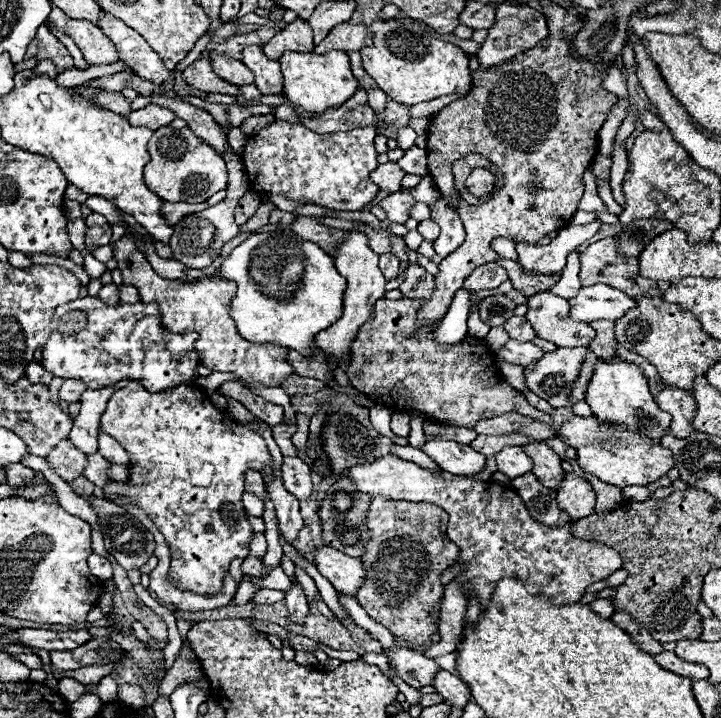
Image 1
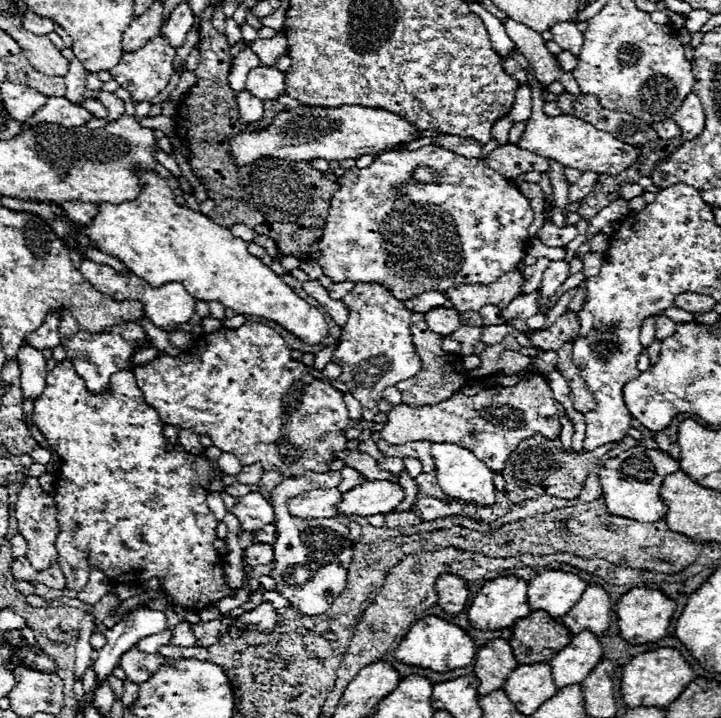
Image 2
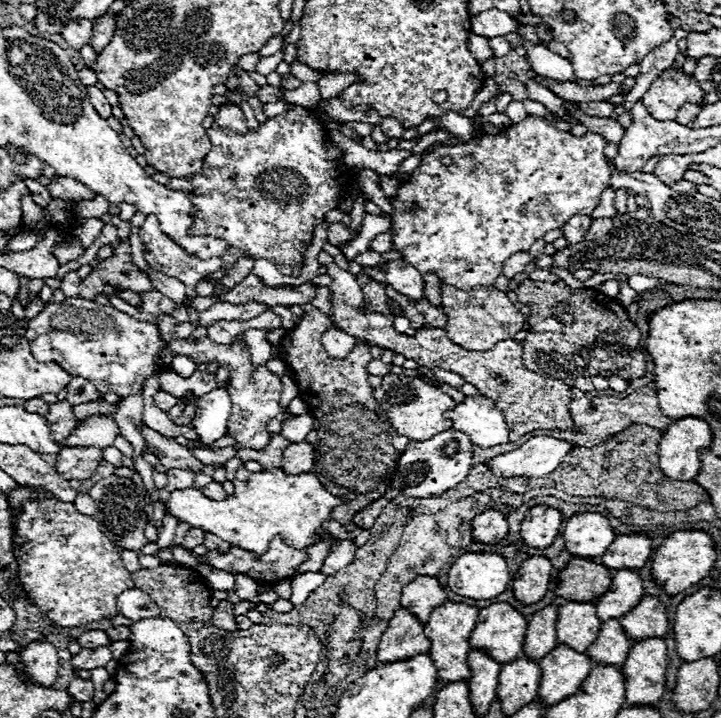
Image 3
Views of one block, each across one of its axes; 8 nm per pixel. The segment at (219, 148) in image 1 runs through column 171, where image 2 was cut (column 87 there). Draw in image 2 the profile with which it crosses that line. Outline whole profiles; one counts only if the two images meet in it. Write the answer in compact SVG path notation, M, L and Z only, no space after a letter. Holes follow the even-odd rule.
M86 98L86 100L82 102L82 106L84 106L86 110L90 110L90 112L94 114L94 118L106 118L106 116L108 116L106 106L104 106L98 98Z

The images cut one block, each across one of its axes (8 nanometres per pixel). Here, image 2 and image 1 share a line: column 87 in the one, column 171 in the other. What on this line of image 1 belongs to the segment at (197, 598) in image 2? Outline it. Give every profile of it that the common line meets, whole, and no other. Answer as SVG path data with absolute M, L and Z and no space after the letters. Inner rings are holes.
M132 380L126 388L112 394L112 402L108 402L106 414L100 418L100 430L116 438L130 454L130 466L150 470L130 472L128 482L108 484L104 488L106 498L124 494L152 518L170 546L168 580L176 588L194 594L220 594L230 562L248 556L248 544L254 536L246 520L248 514L242 508L244 472L248 468L264 470L266 466L274 466L264 438L256 430L250 430L216 410L200 388L198 394L190 384L178 384L166 392L148 392L140 380Z

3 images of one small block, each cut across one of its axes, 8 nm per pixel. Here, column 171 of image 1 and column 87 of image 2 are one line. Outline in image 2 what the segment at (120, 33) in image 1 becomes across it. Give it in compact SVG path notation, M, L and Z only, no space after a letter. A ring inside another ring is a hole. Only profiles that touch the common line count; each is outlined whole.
M78 58L70 60L70 68L66 78L66 98L70 98L70 102L80 104L84 98L82 94L86 92L86 78L88 78L88 70L82 66L82 62Z

